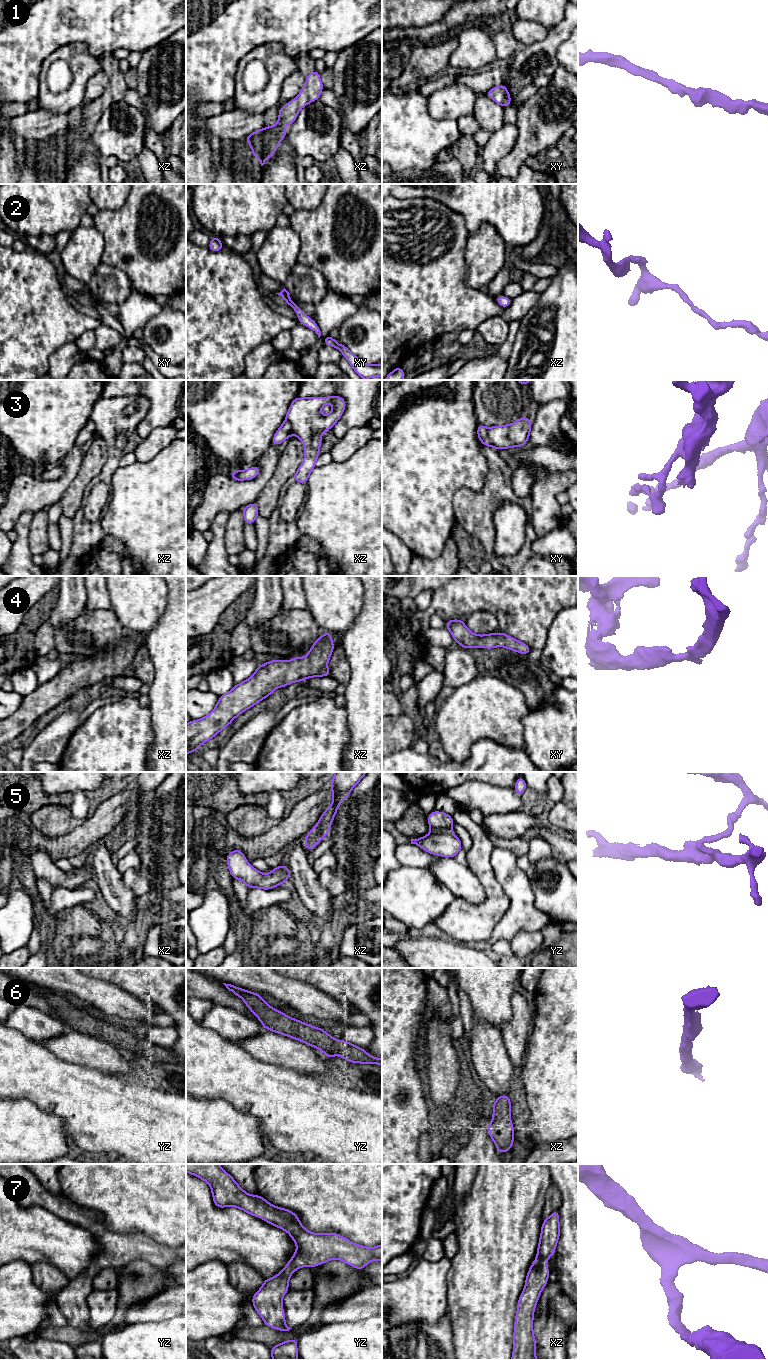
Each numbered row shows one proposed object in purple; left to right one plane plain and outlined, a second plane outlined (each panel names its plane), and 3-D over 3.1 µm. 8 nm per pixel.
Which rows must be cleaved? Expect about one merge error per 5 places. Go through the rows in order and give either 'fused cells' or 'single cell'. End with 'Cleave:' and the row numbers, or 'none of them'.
1: single cell
2: single cell
3: fused cells
4: single cell
5: single cell
6: single cell
7: single cell
Cleave: 3

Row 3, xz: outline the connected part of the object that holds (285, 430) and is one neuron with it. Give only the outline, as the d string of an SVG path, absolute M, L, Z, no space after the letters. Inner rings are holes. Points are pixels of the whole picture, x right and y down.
M286 419L279 429L275 432L272 444L274 446L279 446L284 440L289 438L292 435L291 423Z

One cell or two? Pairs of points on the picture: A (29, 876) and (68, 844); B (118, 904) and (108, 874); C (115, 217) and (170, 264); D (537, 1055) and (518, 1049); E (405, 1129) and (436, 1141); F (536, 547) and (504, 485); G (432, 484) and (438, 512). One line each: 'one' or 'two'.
A: two
B: one
C: one
D: two
E: two
F: two
G: one

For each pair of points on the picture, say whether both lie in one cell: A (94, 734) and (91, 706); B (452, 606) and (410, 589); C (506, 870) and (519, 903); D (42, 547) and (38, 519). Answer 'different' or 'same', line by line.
A: different
B: same
C: same
D: same

